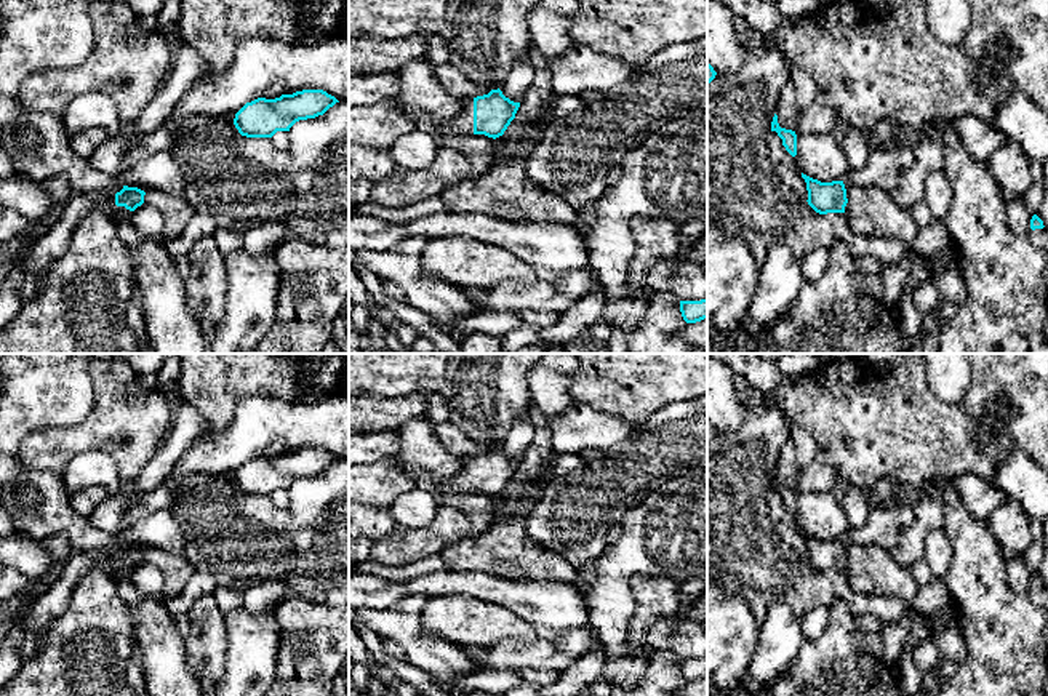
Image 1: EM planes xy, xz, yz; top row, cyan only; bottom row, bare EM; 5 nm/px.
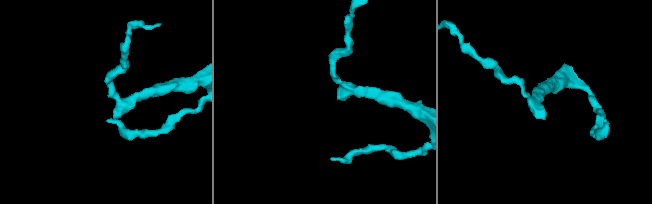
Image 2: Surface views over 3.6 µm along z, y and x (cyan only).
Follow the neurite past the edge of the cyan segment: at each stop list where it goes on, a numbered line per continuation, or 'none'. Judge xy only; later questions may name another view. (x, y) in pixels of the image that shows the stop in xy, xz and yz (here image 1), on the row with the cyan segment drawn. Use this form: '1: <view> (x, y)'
1: xy (52, 245)

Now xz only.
1: xz (464, 124)

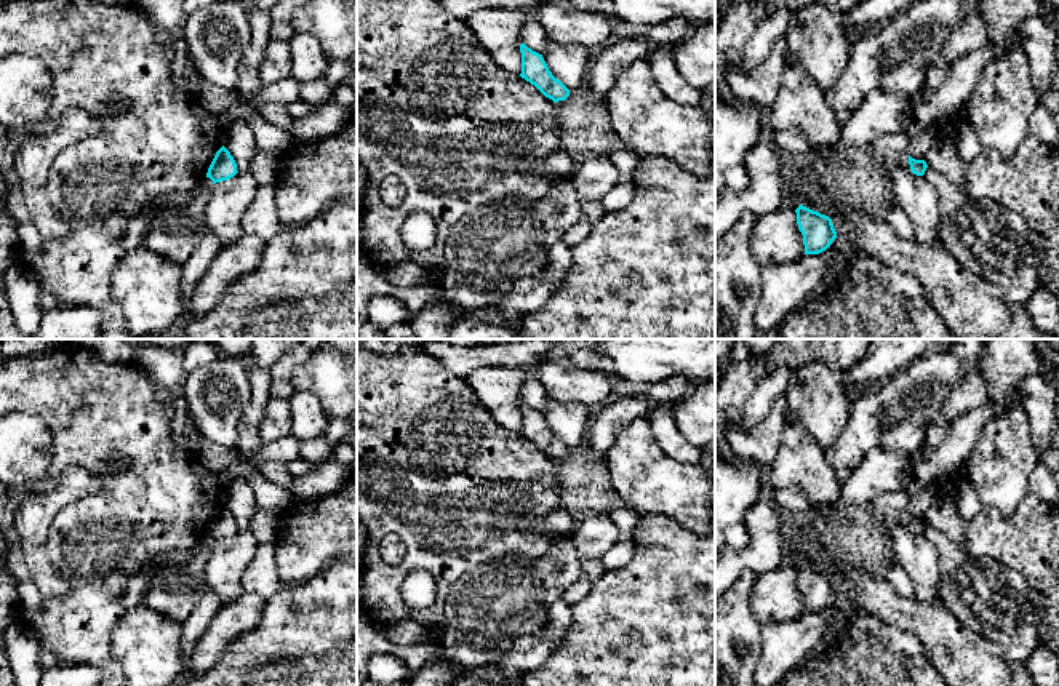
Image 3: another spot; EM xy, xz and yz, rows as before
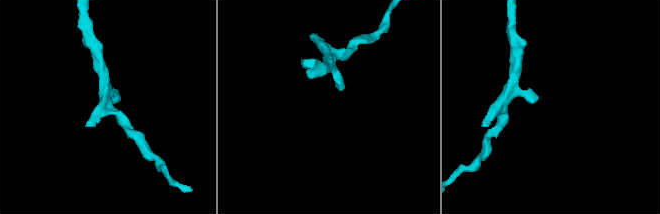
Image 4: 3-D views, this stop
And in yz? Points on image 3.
none

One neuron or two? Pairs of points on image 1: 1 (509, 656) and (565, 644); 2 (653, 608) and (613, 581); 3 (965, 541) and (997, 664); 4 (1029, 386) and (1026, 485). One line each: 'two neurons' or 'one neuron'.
1: one neuron
2: two neurons
3: one neuron
4: two neurons

